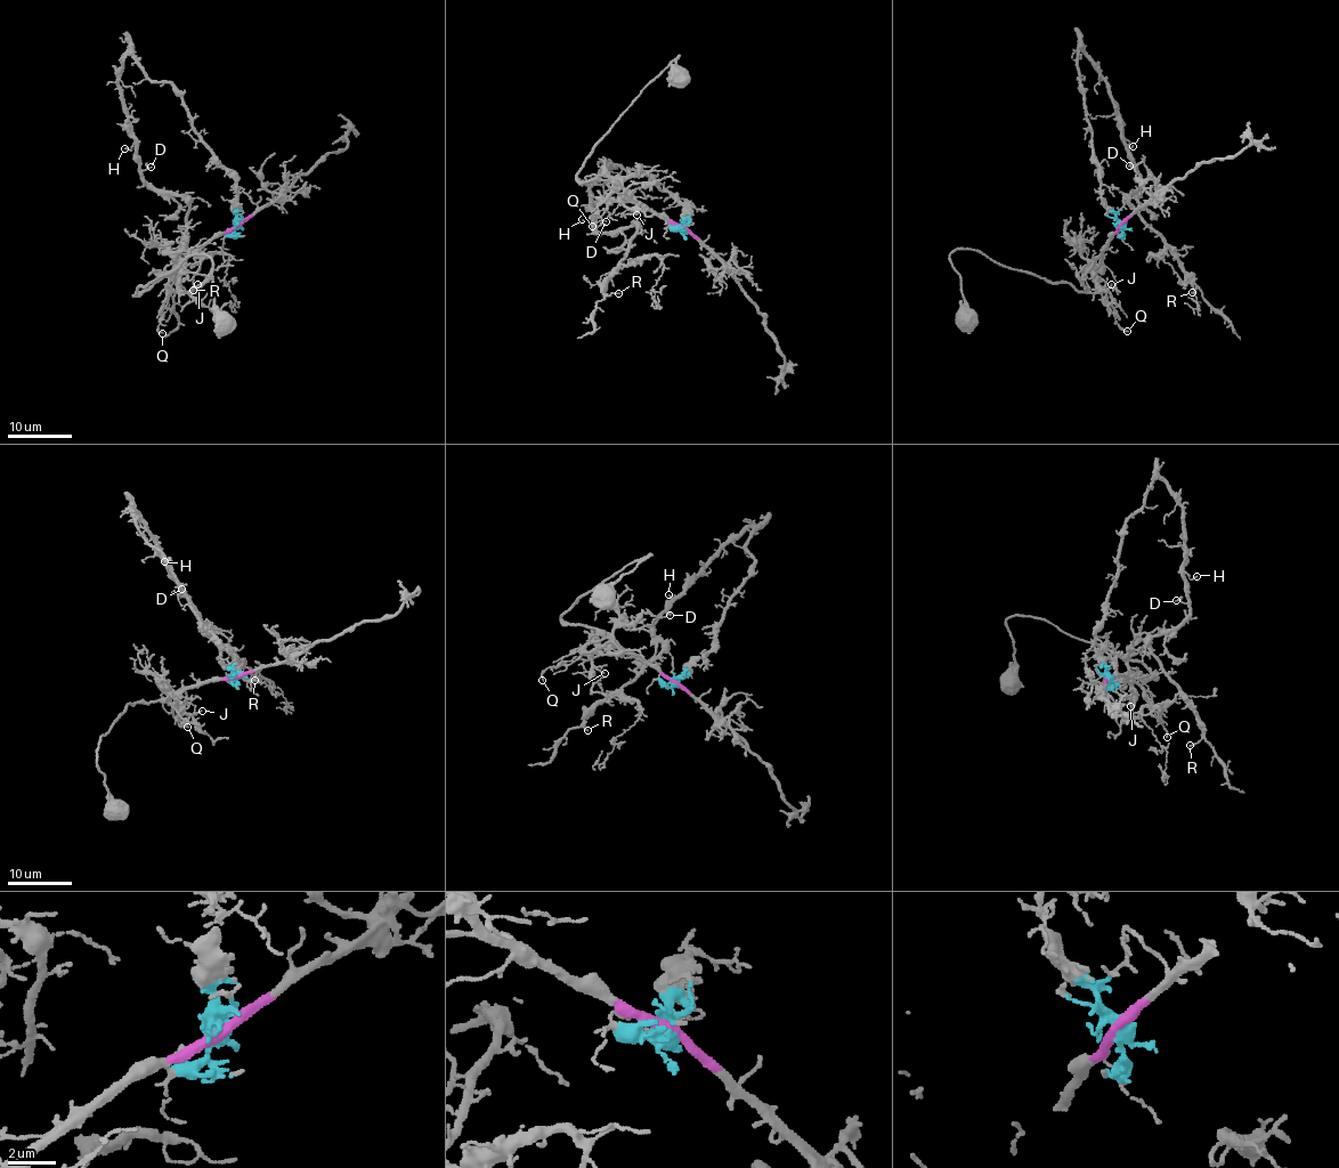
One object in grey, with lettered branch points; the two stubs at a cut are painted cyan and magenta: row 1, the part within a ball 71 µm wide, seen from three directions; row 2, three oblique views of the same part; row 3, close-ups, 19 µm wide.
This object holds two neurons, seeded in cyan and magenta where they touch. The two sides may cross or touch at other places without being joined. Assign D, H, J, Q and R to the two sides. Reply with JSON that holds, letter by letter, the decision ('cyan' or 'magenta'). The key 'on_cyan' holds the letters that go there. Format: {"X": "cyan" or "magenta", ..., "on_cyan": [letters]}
{"D": "cyan", "H": "cyan", "J": "magenta", "Q": "magenta", "R": "cyan", "on_cyan": ["D", "H", "R"]}

